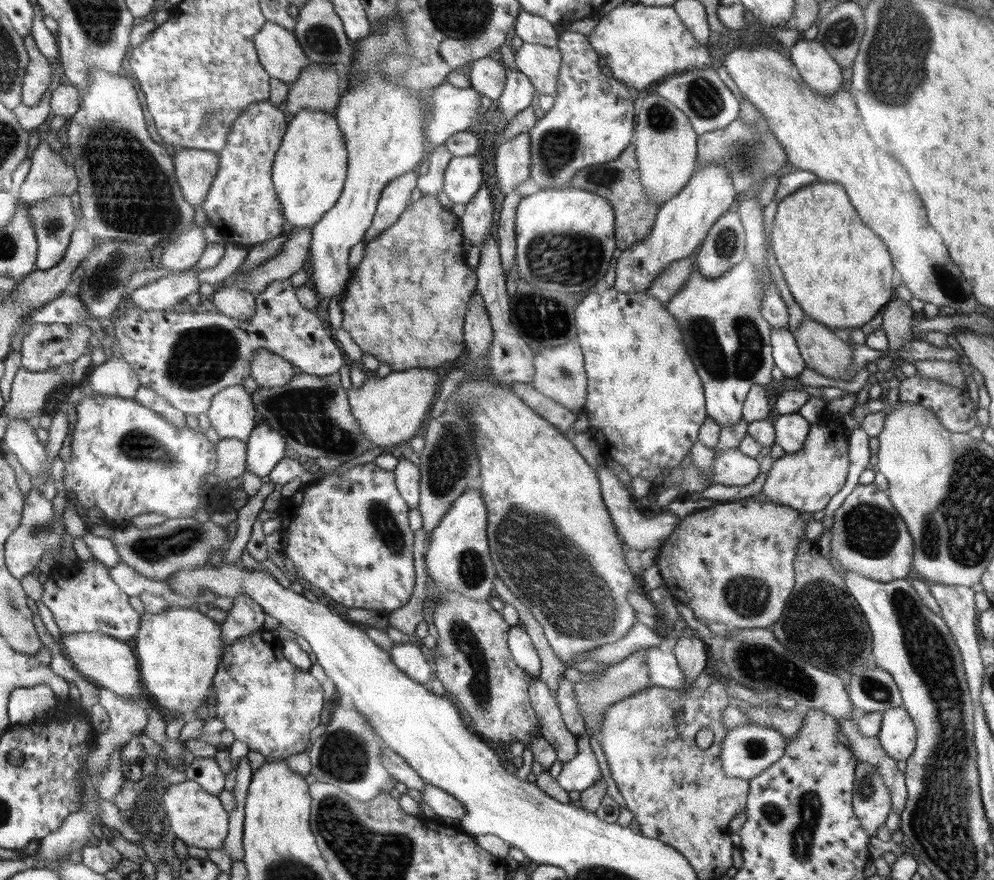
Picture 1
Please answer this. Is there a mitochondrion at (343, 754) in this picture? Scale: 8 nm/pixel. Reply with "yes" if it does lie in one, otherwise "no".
yes

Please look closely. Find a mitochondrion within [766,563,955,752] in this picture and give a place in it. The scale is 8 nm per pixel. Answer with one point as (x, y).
(800, 598)

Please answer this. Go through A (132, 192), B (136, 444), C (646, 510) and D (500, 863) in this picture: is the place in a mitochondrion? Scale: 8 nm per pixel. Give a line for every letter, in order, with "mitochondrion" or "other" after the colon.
A: mitochondrion
B: mitochondrion
C: other
D: other

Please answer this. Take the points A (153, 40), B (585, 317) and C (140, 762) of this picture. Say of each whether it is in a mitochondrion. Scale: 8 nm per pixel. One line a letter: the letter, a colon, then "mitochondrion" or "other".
A: other
B: other
C: other

